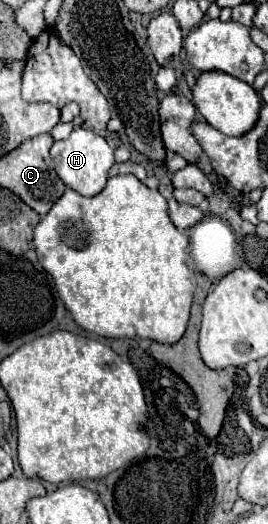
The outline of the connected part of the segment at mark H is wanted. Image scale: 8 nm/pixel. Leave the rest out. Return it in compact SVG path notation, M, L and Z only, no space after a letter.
M76 127L68 139L56 141L50 149L50 155L56 165L54 169L56 169L58 177L64 181L64 185L78 191L84 197L98 195L104 189L108 171L114 165L114 149L104 141L102 135L98 135L86 127Z

